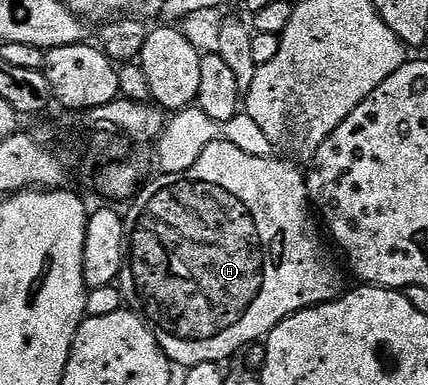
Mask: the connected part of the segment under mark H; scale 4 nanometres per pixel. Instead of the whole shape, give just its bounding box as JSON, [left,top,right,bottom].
[119,139,346,367]

